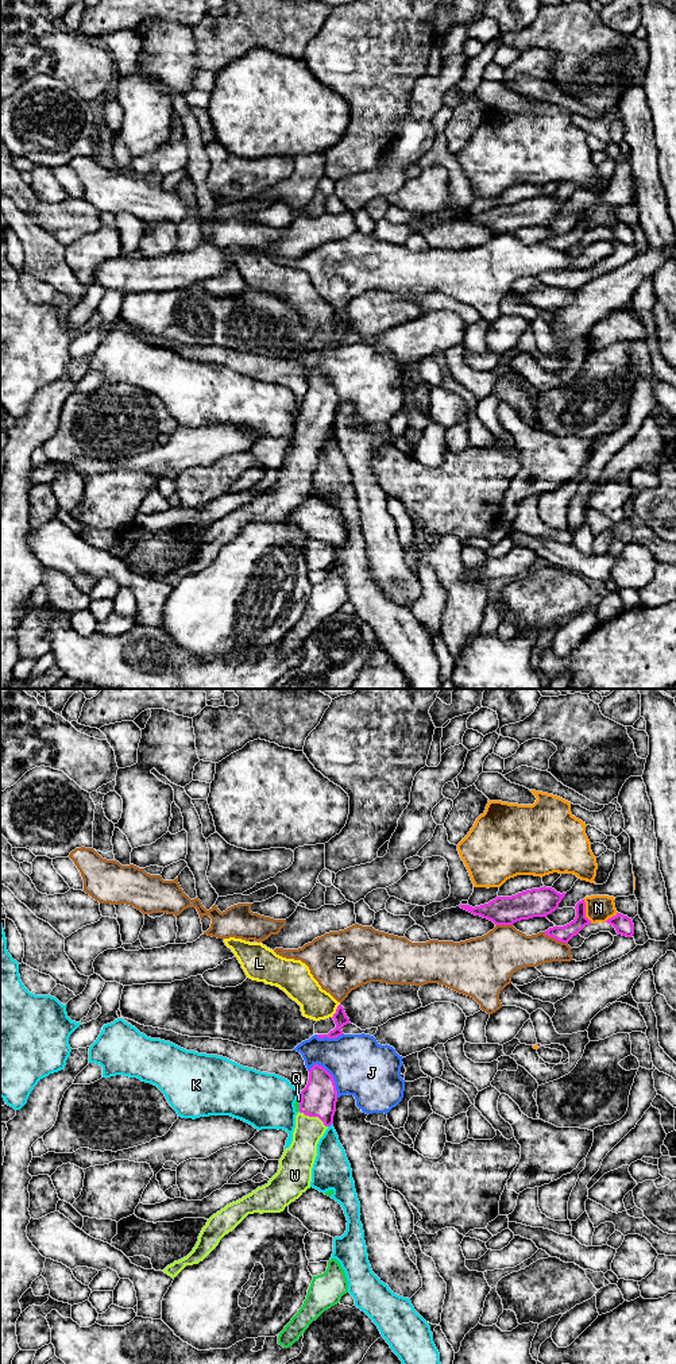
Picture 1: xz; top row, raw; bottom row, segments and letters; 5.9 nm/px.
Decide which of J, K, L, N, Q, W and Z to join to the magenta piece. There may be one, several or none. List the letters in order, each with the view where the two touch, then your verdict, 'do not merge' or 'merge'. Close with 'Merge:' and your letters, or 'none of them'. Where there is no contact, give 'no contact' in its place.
J: contact in xz; do not merge
K: contact in xz; do not merge
L: contact in xz; do not merge
N: contact in xz; do not merge
Q: contact in xz; do not merge
W: contact in xz; merge
Z: contact in xz; do not merge
Merge: W

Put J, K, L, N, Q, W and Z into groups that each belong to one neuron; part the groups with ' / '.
J / K / L / N / Q / W / Z

